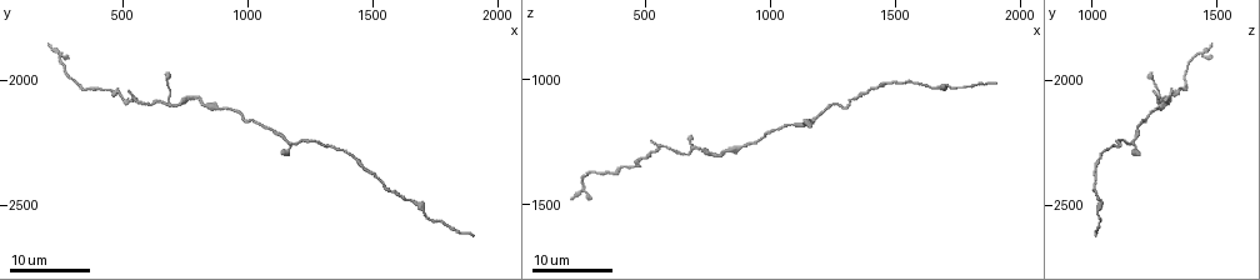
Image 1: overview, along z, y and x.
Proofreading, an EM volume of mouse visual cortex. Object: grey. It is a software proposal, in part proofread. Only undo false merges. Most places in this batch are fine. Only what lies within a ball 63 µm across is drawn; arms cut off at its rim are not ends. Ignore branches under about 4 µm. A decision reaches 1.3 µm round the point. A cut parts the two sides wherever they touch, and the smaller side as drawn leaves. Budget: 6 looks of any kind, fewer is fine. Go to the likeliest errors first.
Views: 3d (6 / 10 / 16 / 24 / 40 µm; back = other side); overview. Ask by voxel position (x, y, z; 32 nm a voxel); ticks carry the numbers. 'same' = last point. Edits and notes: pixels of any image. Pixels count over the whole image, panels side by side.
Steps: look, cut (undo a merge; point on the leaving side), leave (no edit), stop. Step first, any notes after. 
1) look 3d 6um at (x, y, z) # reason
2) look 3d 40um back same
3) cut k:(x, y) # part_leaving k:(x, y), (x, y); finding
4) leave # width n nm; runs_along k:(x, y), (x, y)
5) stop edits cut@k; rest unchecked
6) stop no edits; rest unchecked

look 3d 24um at (1170, 2260, 1170)

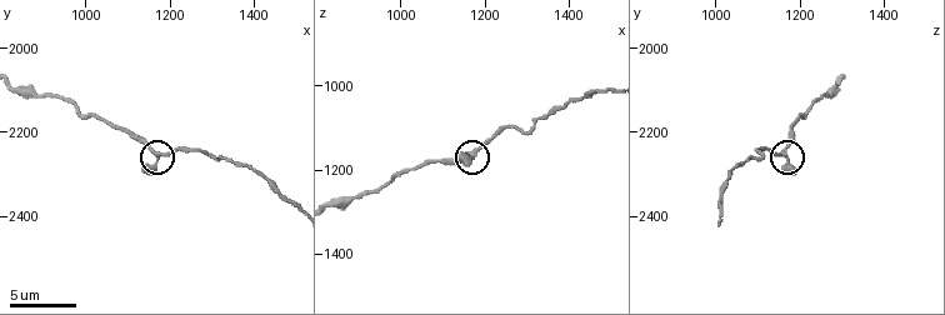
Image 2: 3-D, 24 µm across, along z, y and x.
look 3d 10um at (1175, 2250, 1155) # zoom in

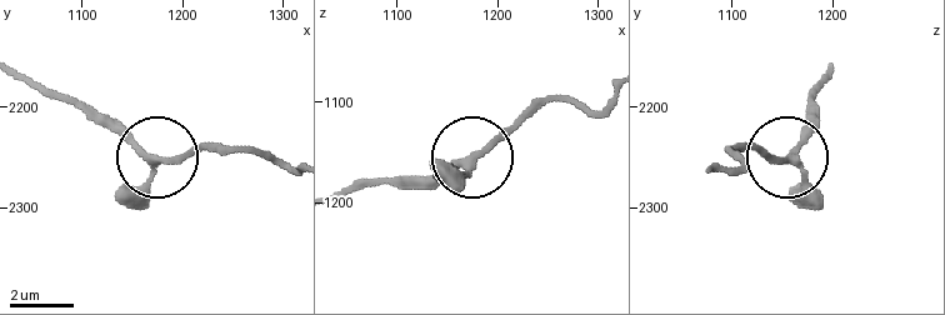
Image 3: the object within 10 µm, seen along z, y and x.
leave # arms 3; all the same neuron

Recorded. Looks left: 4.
look 3d 16um at (1720, 2540, 1020) # sudden change in width

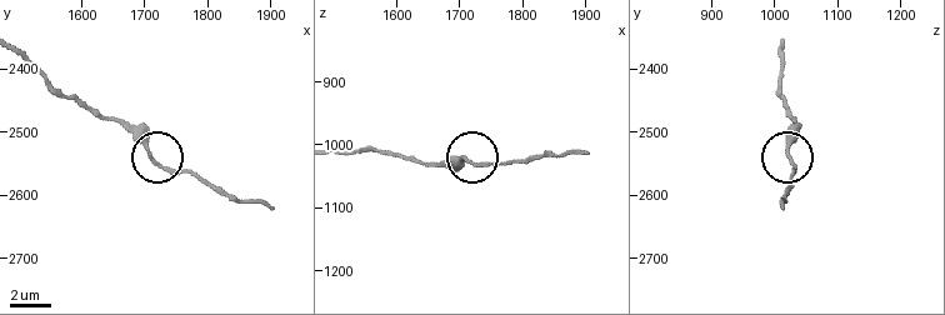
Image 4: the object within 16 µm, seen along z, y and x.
look 3d 10um at (1715, 2540, 1025) # zoom in

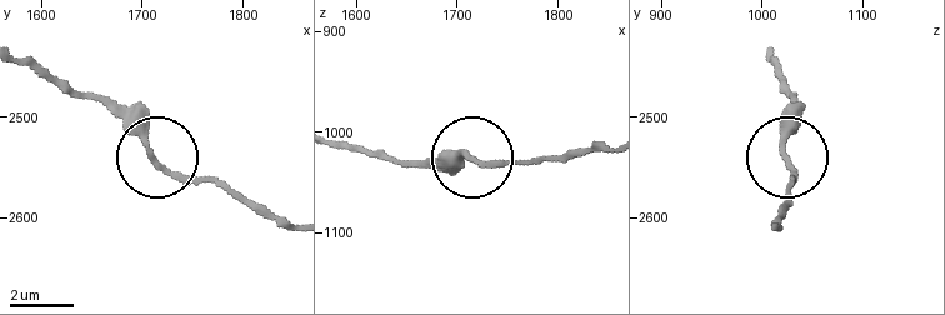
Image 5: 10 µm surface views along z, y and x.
leave # runs_along 5:(25, 63), (105, 103), (170, 170), (224, 180); continuous, no second neuron

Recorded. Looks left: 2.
look 3d 16um at (430, 2040, 1350) # narrows sharply

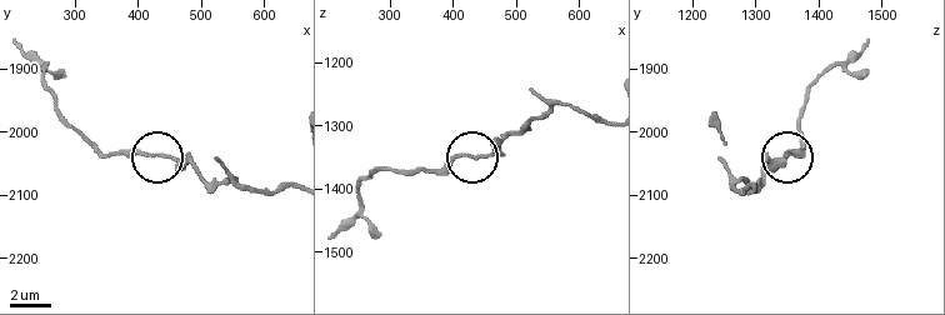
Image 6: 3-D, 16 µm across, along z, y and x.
look 3d 10um at (435, 2035, 1355) # closer look

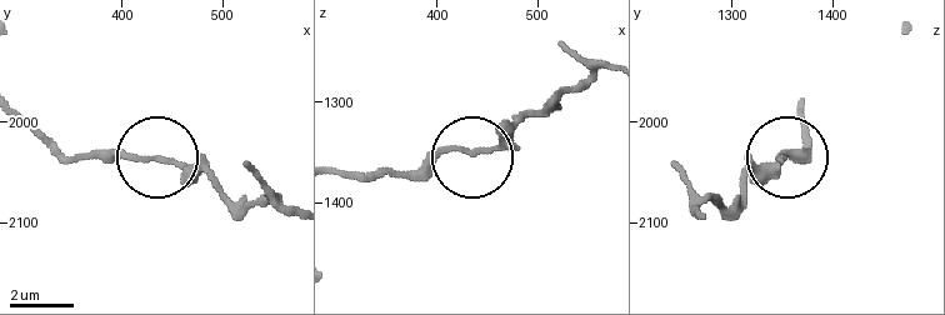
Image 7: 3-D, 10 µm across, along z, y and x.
leave # runs_along 7:(291, 209), (235, 200), (203, 171), (170, 160), (60, 160); all the same neuron

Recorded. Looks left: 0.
stop no edits; rest unchecked

